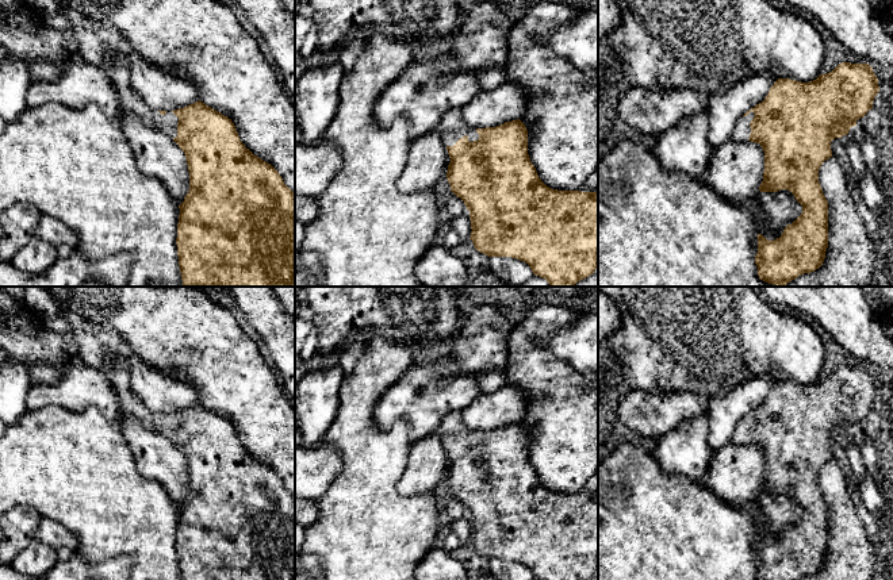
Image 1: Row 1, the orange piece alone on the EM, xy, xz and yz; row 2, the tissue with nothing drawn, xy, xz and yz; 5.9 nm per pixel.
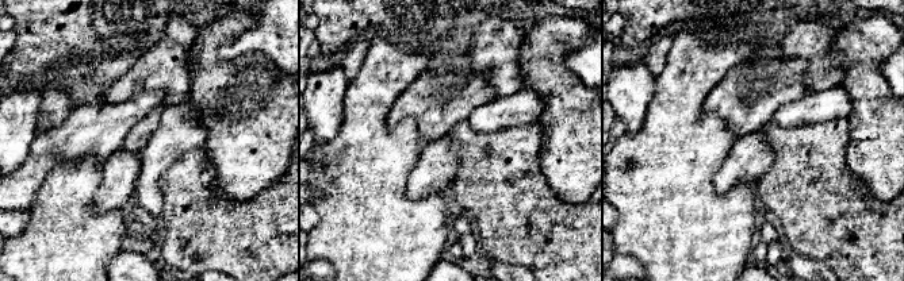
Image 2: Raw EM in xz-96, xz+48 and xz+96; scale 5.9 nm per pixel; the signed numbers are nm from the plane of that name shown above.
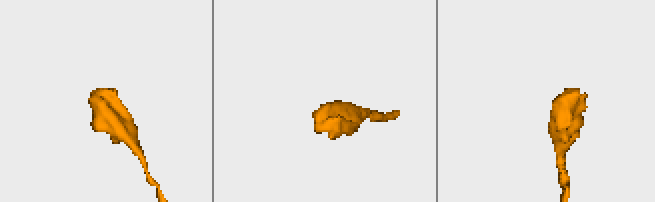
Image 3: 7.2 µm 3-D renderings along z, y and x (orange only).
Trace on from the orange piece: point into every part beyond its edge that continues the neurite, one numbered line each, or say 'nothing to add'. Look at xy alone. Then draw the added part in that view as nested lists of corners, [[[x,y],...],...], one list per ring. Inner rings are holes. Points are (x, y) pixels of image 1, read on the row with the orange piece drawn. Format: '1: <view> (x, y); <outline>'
1: xy (167, 123); [[[108,51],[107,62],[111,66],[112,82],[116,88],[122,108],[135,114],[141,122],[154,130],[162,131],[172,139],[177,137],[179,118],[172,112],[161,115],[147,107],[130,88],[130,66],[124,55]]]

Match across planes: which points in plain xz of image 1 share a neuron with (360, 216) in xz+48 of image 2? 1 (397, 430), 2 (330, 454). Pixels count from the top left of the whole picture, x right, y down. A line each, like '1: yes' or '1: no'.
1: yes
2: no

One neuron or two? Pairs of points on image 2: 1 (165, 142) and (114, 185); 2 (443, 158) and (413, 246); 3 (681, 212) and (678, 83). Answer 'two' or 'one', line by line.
1: two
2: two
3: one

